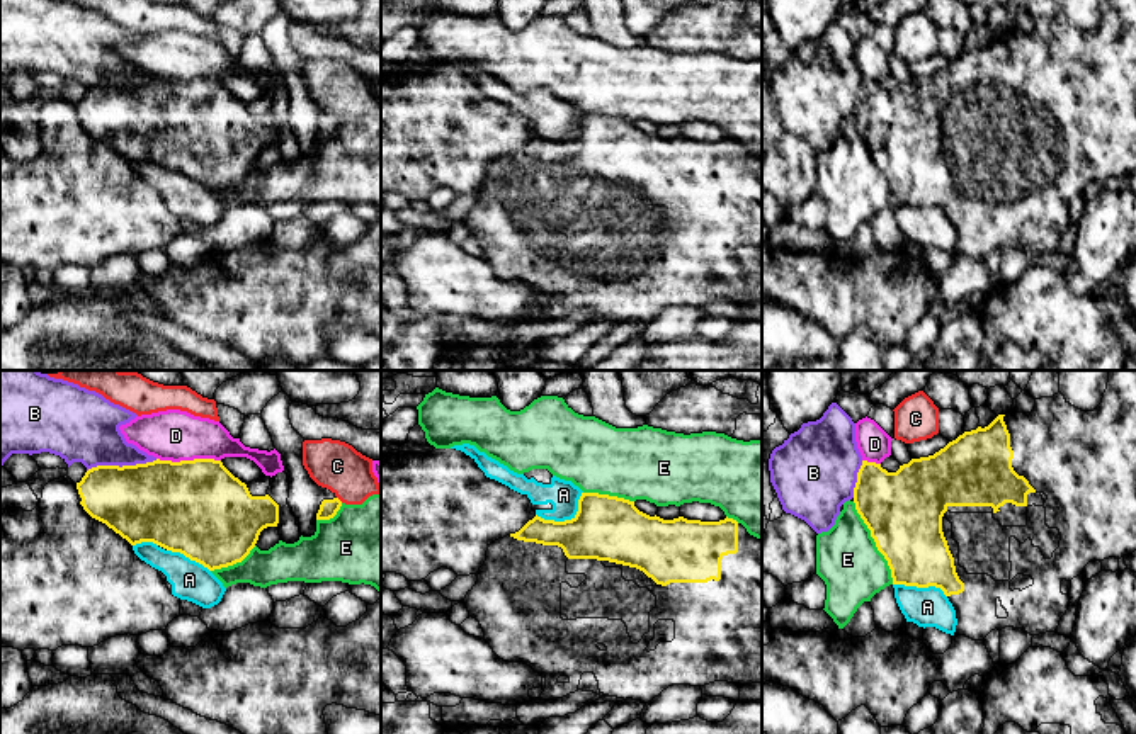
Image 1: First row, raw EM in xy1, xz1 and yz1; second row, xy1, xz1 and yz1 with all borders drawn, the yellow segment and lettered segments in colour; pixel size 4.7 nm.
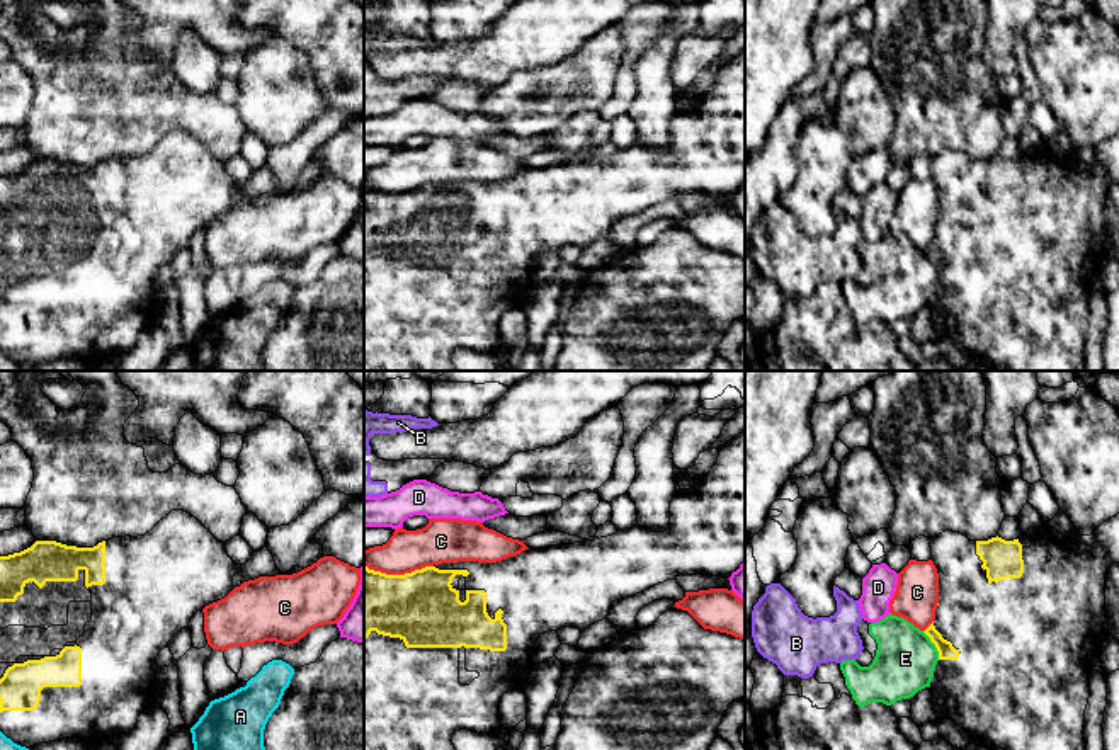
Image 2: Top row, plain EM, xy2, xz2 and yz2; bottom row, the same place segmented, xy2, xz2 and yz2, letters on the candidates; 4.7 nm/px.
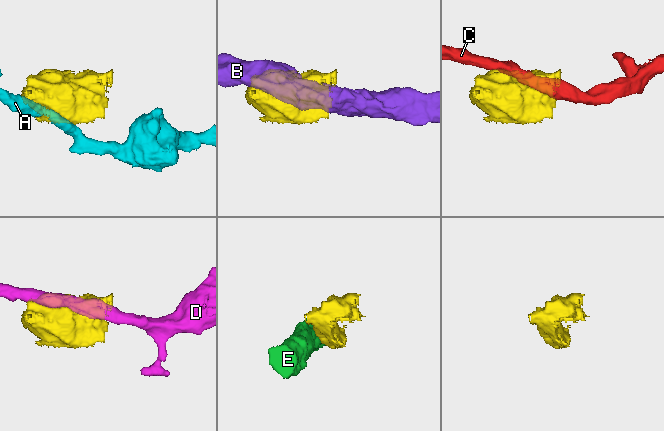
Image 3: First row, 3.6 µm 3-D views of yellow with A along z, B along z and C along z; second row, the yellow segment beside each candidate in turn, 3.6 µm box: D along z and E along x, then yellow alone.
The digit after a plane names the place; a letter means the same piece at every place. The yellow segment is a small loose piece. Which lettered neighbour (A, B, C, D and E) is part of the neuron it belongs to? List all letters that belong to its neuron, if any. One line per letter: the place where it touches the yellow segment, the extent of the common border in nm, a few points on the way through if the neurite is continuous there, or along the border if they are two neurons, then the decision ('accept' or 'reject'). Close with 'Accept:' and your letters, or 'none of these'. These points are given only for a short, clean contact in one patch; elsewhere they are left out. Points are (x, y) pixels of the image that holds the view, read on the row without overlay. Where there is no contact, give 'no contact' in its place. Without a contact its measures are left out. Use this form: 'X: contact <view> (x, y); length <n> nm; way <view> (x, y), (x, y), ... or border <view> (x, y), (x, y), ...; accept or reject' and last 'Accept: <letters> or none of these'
A: contact xz1 (567, 140); length 260 nm; reject
B: contact xy1 (123, 85); length 340 nm; reject
C: contact xz2 (398, 194); length 320 nm; reject
D: contact xy1 (189, 80); length 300 nm; reject
E: contact yz1 (874, 160); length 440 nm; reject
Accept: none of these

